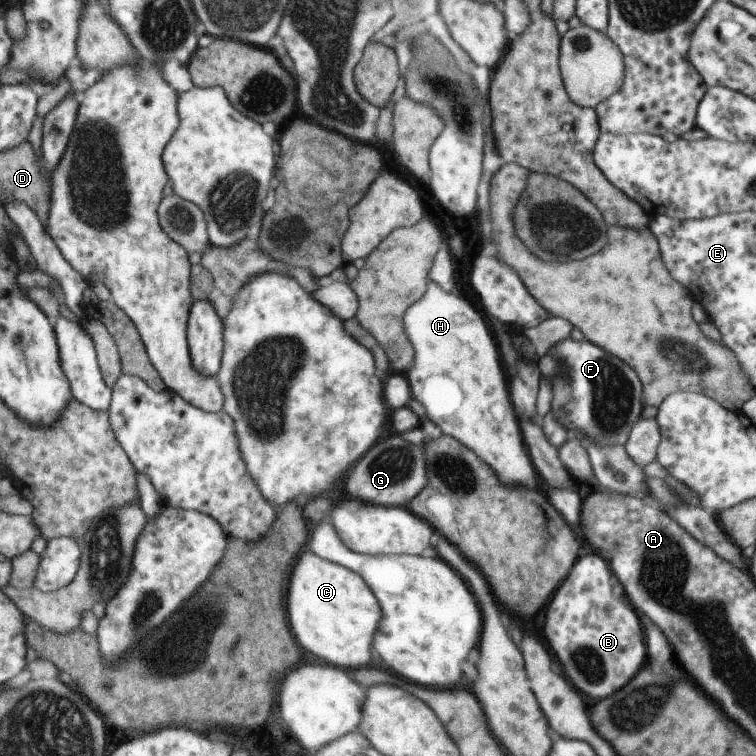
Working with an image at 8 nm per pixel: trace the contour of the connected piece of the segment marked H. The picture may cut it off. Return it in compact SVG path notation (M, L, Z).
M431 282L427 284L427 290L421 295L419 300L416 300L413 304L407 307L407 310L402 316L402 327L405 336L408 338L409 344L413 348L413 364L405 374L405 380L410 385L410 396L414 398L423 406L425 416L439 427L441 434L449 435L450 437L457 436L457 440L461 440L467 448L473 448L473 452L477 452L477 456L481 456L481 460L485 460L485 464L489 464L489 468L493 468L493 472L497 472L497 478L503 482L503 484L511 484L511 482L517 482L517 484L533 484L535 482L535 472L533 472L533 466L529 462L529 456L527 456L527 450L521 442L521 434L519 434L519 428L517 428L517 422L515 422L515 416L513 416L513 408L509 404L509 398L507 398L507 386L505 386L505 378L503 378L503 372L499 368L499 354L497 354L497 346L493 342L493 338L489 336L489 330L487 326L483 324L481 316L461 298L453 296L453 294L447 294L447 291L443 292L437 283Z

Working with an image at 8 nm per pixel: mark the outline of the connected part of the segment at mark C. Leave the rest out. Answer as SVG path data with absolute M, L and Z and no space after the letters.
M306 550L293 567L287 604L293 636L306 654L313 654L323 663L346 671L353 666L367 666L369 652L373 654L370 640L380 610L368 585L357 573Z

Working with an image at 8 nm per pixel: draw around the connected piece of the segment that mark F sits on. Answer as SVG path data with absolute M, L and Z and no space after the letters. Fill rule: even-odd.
M571 337L559 340L551 346L551 350L545 353L545 356L541 356L538 361L535 362L538 372L541 372L541 376L545 378L551 378L553 376L553 406L550 406L550 412L553 418L565 426L565 430L573 430L577 437L580 437L581 444L583 446L583 441L589 445L595 445L598 447L612 447L615 445L624 446L628 440L629 431L632 430L633 424L635 424L640 418L640 411L643 407L643 385L640 383L639 376L637 372L633 370L629 365L626 365L620 357L613 356L612 353L607 352L607 350L601 350L596 344L587 339L574 340Z

